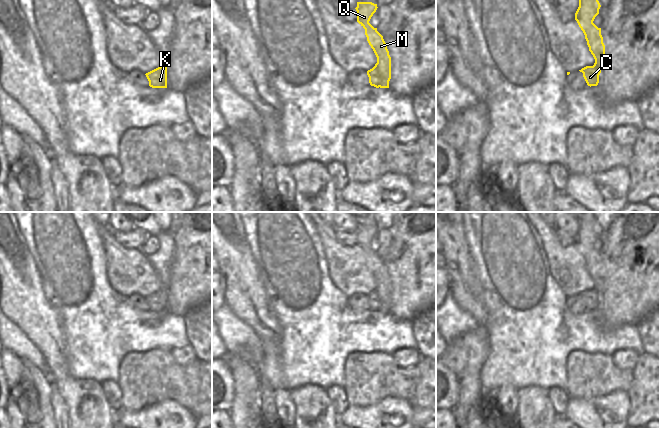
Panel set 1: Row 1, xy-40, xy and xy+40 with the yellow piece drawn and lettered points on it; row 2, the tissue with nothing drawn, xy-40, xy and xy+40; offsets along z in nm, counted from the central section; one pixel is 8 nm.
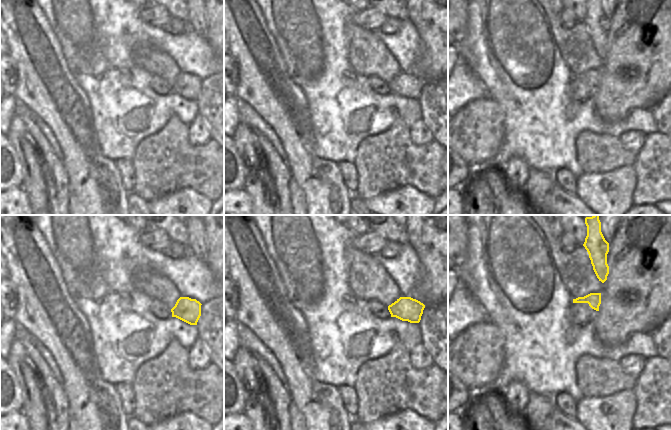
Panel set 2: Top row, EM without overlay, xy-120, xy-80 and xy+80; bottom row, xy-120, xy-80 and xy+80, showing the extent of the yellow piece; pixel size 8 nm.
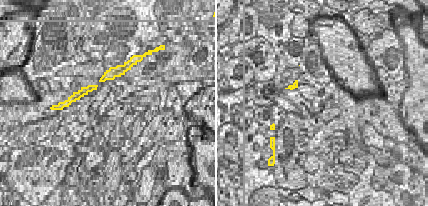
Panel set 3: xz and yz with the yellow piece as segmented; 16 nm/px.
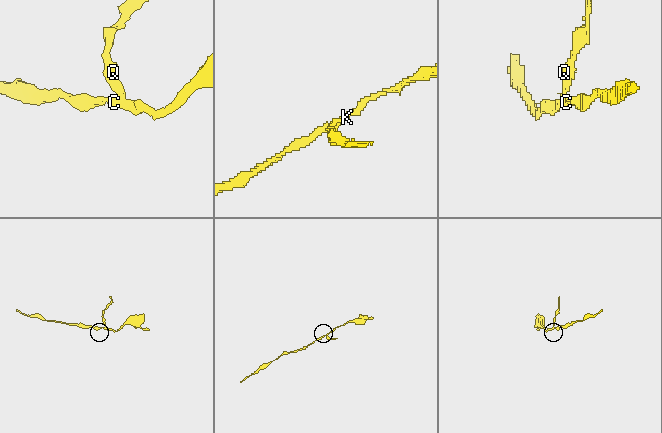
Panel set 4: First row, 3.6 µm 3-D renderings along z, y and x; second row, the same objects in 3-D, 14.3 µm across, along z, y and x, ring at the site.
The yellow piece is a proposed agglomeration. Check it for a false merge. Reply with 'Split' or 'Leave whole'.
Split

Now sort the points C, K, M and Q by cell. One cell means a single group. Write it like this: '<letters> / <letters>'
C K / M Q

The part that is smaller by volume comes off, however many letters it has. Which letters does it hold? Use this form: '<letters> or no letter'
M, Q

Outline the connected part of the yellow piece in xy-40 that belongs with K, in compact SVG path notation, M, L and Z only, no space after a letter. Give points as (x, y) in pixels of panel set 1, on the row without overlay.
M160 290L145 298L152 312L167 312L167 290Z

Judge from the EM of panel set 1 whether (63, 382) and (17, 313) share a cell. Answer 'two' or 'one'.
one

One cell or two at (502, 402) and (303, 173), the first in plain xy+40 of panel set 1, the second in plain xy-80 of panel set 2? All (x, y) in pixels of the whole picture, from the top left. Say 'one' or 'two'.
two

